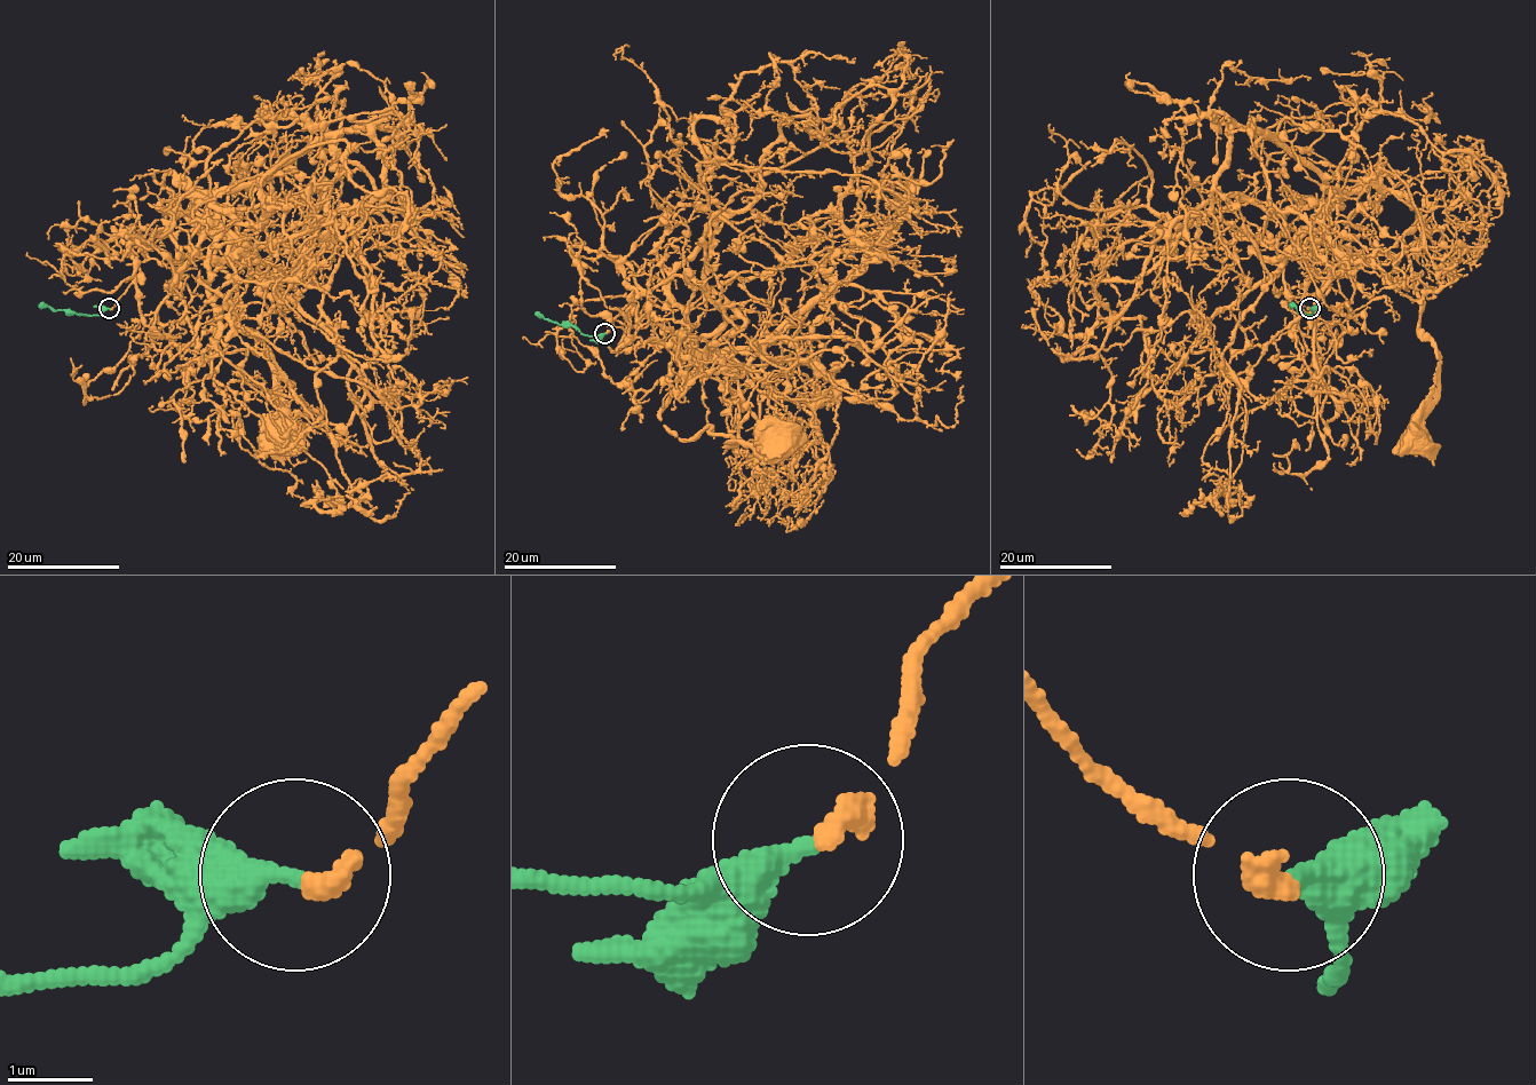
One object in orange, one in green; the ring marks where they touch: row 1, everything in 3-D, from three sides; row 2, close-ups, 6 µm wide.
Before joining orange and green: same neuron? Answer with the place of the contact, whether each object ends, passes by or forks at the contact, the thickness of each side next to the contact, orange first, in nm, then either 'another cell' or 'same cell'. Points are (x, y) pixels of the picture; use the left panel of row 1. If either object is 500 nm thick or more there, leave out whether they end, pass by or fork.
(109, 308) | orange ends | green ends | 240/380 nm | same cell

